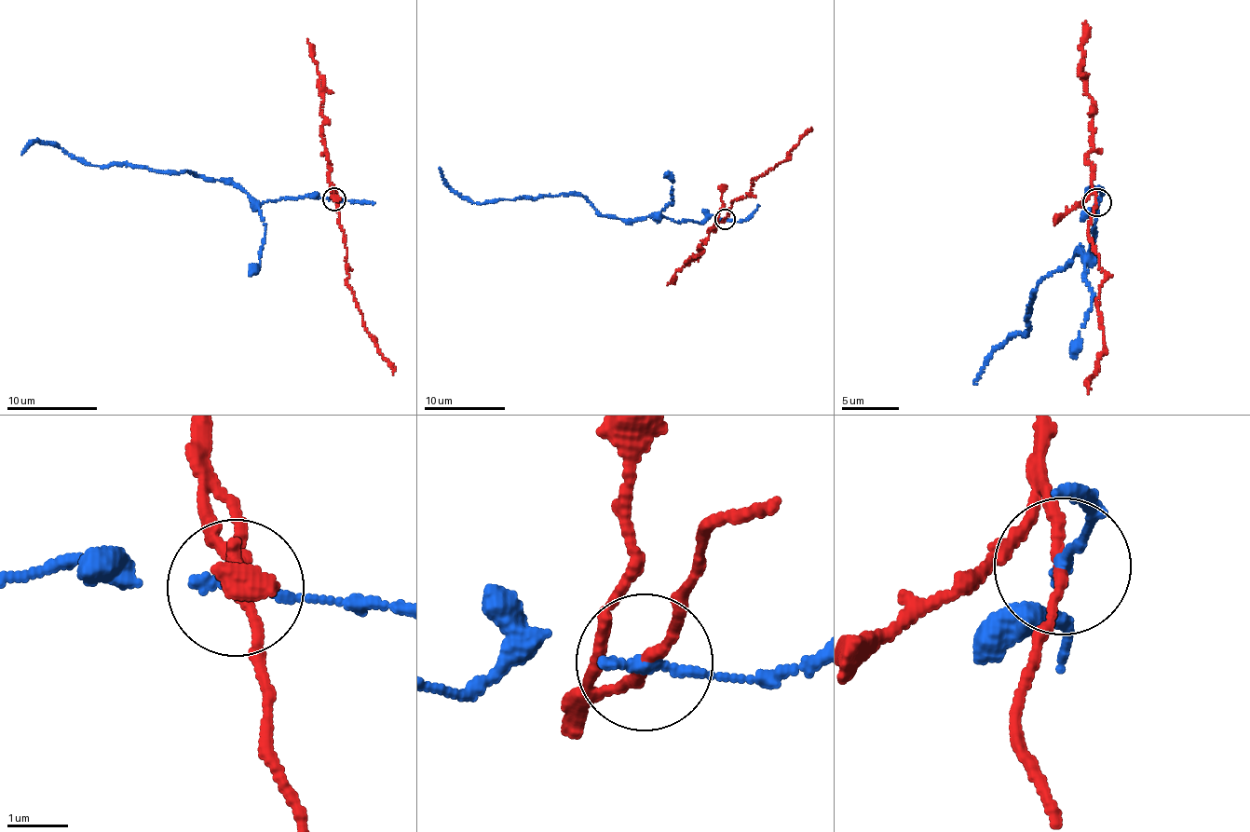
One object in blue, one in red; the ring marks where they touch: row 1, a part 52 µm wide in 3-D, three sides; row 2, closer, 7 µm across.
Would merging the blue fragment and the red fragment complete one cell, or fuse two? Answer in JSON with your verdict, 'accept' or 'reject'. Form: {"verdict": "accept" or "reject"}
{"verdict": "reject"}

